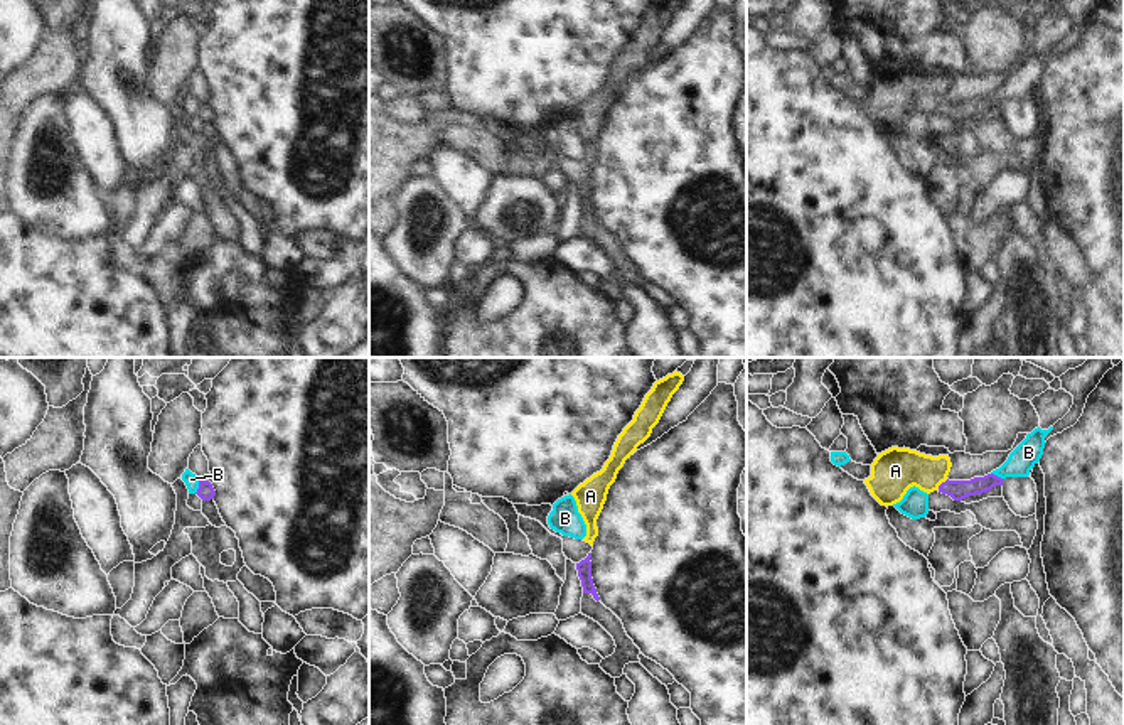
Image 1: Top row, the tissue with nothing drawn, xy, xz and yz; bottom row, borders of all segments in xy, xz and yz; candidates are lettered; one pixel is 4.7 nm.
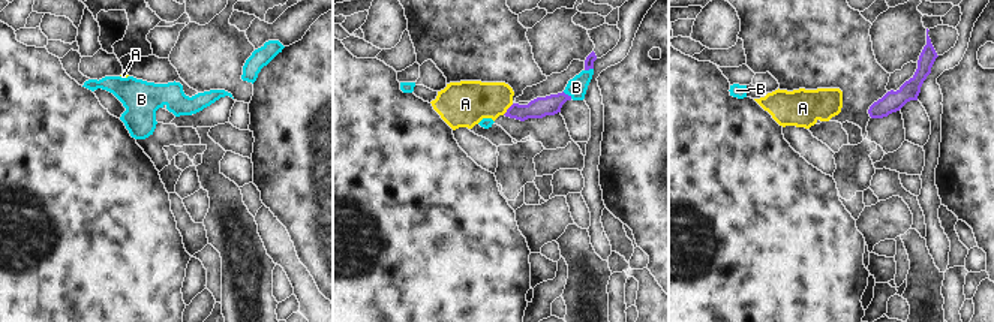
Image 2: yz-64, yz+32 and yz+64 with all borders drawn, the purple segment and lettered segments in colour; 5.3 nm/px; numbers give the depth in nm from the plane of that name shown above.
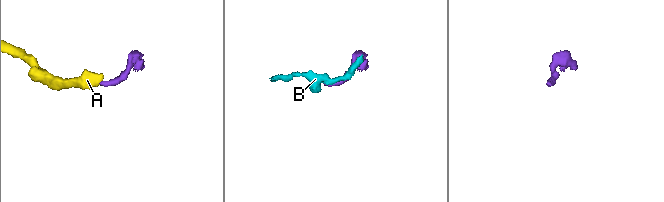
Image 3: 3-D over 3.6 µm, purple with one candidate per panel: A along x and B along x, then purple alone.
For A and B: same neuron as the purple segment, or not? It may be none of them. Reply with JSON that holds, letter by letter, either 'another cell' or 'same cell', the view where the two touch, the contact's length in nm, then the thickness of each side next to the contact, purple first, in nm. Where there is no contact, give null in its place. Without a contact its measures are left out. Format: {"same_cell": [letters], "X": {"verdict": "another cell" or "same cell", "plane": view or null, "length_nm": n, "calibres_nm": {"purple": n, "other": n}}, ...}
{"same_cell": ["A"], "A": {"verdict": "same cell", "plane": "yz", "length_nm": 80, "calibres_nm": {"purple": 100, "other": 220}}, "B": {"verdict": "another cell", "plane": "xy", "length_nm": 70, "calibres_nm": {"purple": 80, "other": 70}}}

